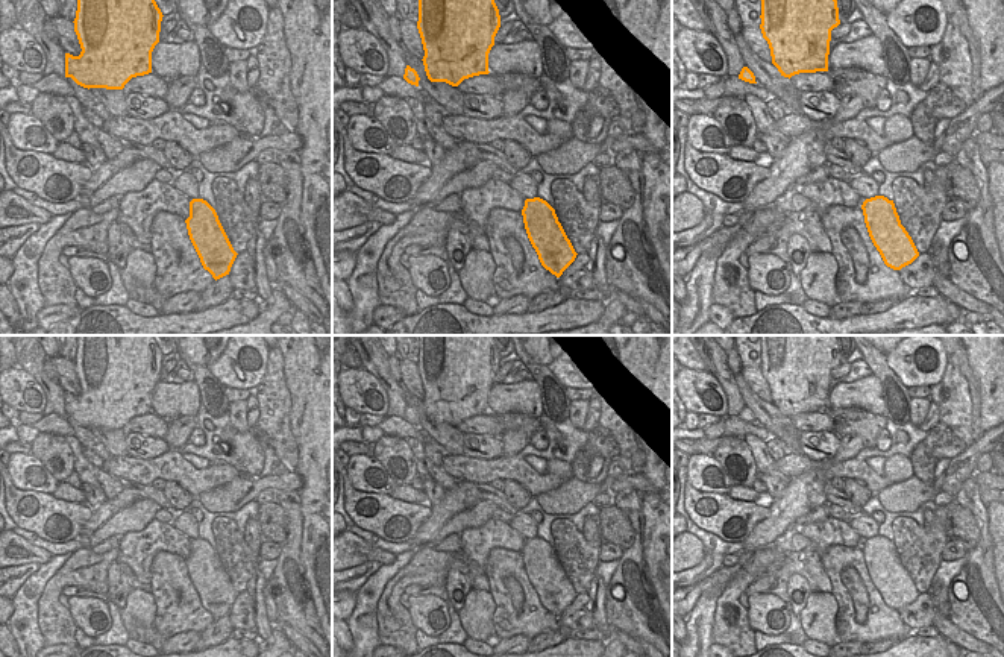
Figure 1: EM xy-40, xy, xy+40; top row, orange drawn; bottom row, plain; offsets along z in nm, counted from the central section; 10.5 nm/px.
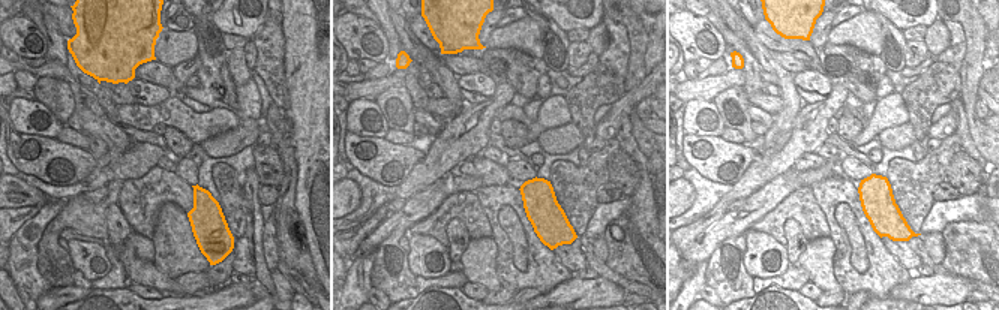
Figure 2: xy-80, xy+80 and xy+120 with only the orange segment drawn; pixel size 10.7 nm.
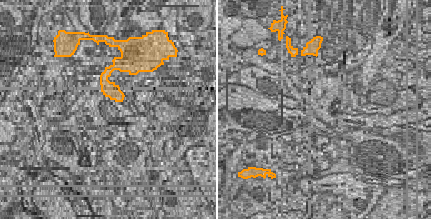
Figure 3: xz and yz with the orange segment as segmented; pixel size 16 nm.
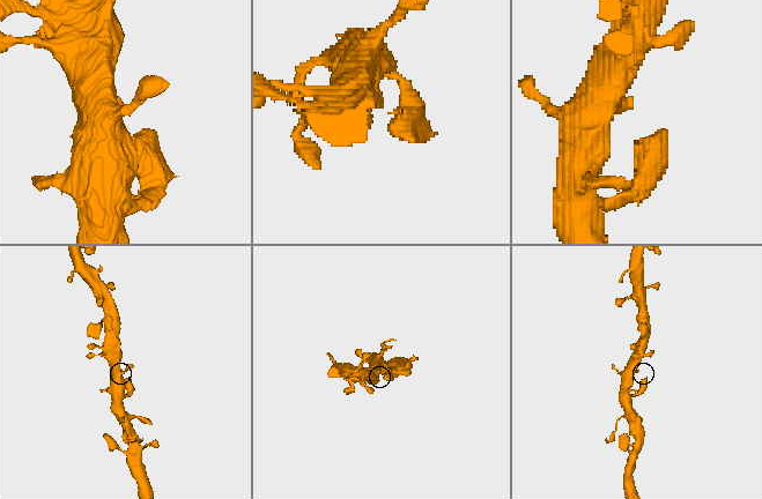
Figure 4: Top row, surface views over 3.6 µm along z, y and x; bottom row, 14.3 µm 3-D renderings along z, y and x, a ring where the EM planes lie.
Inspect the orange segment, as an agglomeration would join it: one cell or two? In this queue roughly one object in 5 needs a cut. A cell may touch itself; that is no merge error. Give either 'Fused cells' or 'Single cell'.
Single cell.

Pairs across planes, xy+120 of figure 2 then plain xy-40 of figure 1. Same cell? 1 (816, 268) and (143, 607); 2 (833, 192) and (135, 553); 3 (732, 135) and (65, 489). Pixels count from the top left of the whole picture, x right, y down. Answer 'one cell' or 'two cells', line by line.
1: one cell
2: two cells
3: one cell

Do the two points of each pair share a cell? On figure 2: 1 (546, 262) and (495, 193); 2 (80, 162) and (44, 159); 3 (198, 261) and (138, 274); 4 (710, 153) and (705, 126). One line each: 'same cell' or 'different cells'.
1: same cell
2: same cell
3: different cells
4: different cells

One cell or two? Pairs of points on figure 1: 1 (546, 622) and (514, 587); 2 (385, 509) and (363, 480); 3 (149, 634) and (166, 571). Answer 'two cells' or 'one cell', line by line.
1: two cells
2: two cells
3: two cells

